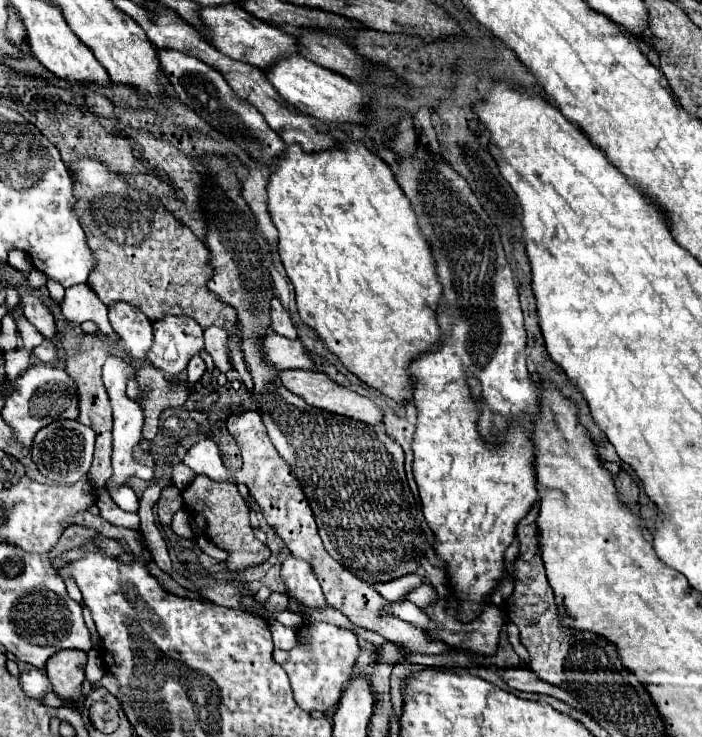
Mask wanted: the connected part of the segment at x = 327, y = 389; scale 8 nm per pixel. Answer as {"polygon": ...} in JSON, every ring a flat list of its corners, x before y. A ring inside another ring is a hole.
{"polygon":[[284,370,284,372,280,372,280,380,290,392,302,396,308,404,312,404,312,406,316,406,320,410,342,414,342,416,348,416,348,418,354,418,354,420,360,420,360,422,366,422,366,424,382,424,382,420,384,420,384,410,378,404,374,404,366,396,360,396,354,390,330,380,330,376,324,374,324,372,316,372,316,370]]}

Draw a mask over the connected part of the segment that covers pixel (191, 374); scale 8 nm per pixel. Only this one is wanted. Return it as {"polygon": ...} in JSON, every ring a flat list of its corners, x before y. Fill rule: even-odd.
{"polygon":[[196,355,190,359,186,371,188,380,195,383,200,380,204,371,206,371,205,362,200,356]]}

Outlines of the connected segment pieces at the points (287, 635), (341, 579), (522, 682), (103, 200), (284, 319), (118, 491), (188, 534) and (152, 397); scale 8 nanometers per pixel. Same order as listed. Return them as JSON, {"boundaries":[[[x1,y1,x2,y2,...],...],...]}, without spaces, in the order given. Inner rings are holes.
{"boundaries":[[[276,620,270,622,270,632,274,638,275,648,288,651,298,643,297,632,292,628,286,628,284,624,280,624]],[[244,412,244,414,232,414,228,418,228,426,230,426,230,434,234,438,234,442,240,448,242,454,242,468,238,472,230,472,224,470,220,454,216,452,216,446,212,444,212,440,200,440,198,444,194,444,186,456,184,456,184,464,194,472,194,474,204,474,210,480,230,480,234,484,246,484,252,498,260,504,260,508,264,510,266,522,276,528,278,536,284,540,284,544,290,548,292,554,298,554,300,558,304,558,310,566,312,572,316,576,316,580,322,586,322,592,326,596,326,602,340,610,346,618,350,618,356,626,362,626,366,630,378,632,380,636,384,636,390,642,396,642,400,648,408,650,408,652,420,652,420,654,448,654,452,652,452,648,440,640,430,638,422,628,416,628,396,616,392,616,388,612,390,602,386,598,382,598,370,584,366,584,364,580,352,576,352,572,344,570,344,566,340,566,322,546,320,536,318,536,318,528,316,528,316,520,314,514,308,506,308,500,304,498,304,492,300,490,300,484,296,482,296,476,288,470,286,462,280,458,280,454,276,452,274,444,270,442,266,428,260,420,258,412]],[[518,666,518,668,508,668,508,670,506,670,506,674,504,674,504,682,506,682,510,688,516,688,516,690,550,694,550,696,560,698,560,700,564,700,566,704,570,704,570,706,574,706,574,708,580,708,580,710,582,710,582,706,580,706,572,696,568,696,562,688,552,686,552,684,548,684,548,682,542,682,540,678,536,678,532,672,528,672,528,670,526,670,526,668,522,668,522,666]],[[82,160,70,168,80,224,94,254,94,270,88,286,104,304,124,300,142,310,152,322,164,316,188,316,202,328,234,328,232,306,214,298,206,282,210,278,210,254,190,228,180,224,154,198,128,186,100,162]],[[272,298,270,302,270,316,272,316,272,328,274,332,278,332,280,336,286,336,286,338,292,338,296,340,298,334,296,334,296,328,294,324,290,322,290,316,288,316,288,310,280,304,278,298]],[[126,484,122,488,108,488,112,500,124,510,124,512,138,512,138,496,134,494,134,490]],[[178,510,172,518,172,530,182,538,192,538,192,526,188,522,188,514,184,510]],[[142,366,136,380,144,392,144,402,140,404,146,416,142,436,154,440,154,436,158,434,160,412,178,406,178,396,184,396,184,402,188,400,188,380,172,384,164,378,164,372,156,370,154,366]]]}

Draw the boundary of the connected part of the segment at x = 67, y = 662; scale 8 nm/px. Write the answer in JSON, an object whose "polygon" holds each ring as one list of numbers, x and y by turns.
{"polygon":[[60,650,46,662,46,674,54,686,54,692,62,700,74,700,82,706,82,692,80,686,84,682,84,666,86,666,86,652,80,650]]}

